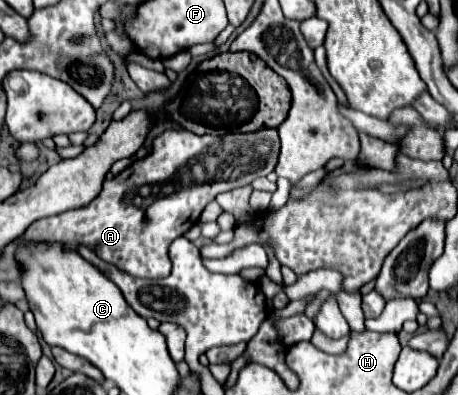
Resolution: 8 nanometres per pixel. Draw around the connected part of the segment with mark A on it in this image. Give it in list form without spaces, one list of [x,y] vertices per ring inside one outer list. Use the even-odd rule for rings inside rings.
[[[183,127],[167,129],[153,139],[153,151],[145,159],[133,161],[131,167],[123,169],[113,179],[107,179],[103,183],[101,193],[89,205],[31,223],[29,229],[23,233],[23,239],[61,241],[71,249],[77,249],[77,245],[83,243],[89,249],[93,249],[97,257],[119,267],[119,271],[127,271],[133,277],[141,279],[163,277],[171,273],[171,259],[167,255],[171,241],[187,233],[199,221],[199,215],[205,209],[205,205],[213,201],[219,193],[249,185],[257,177],[269,175],[277,165],[277,157],[279,157],[277,129],[259,129],[253,133],[227,133],[225,137],[197,135]]]

